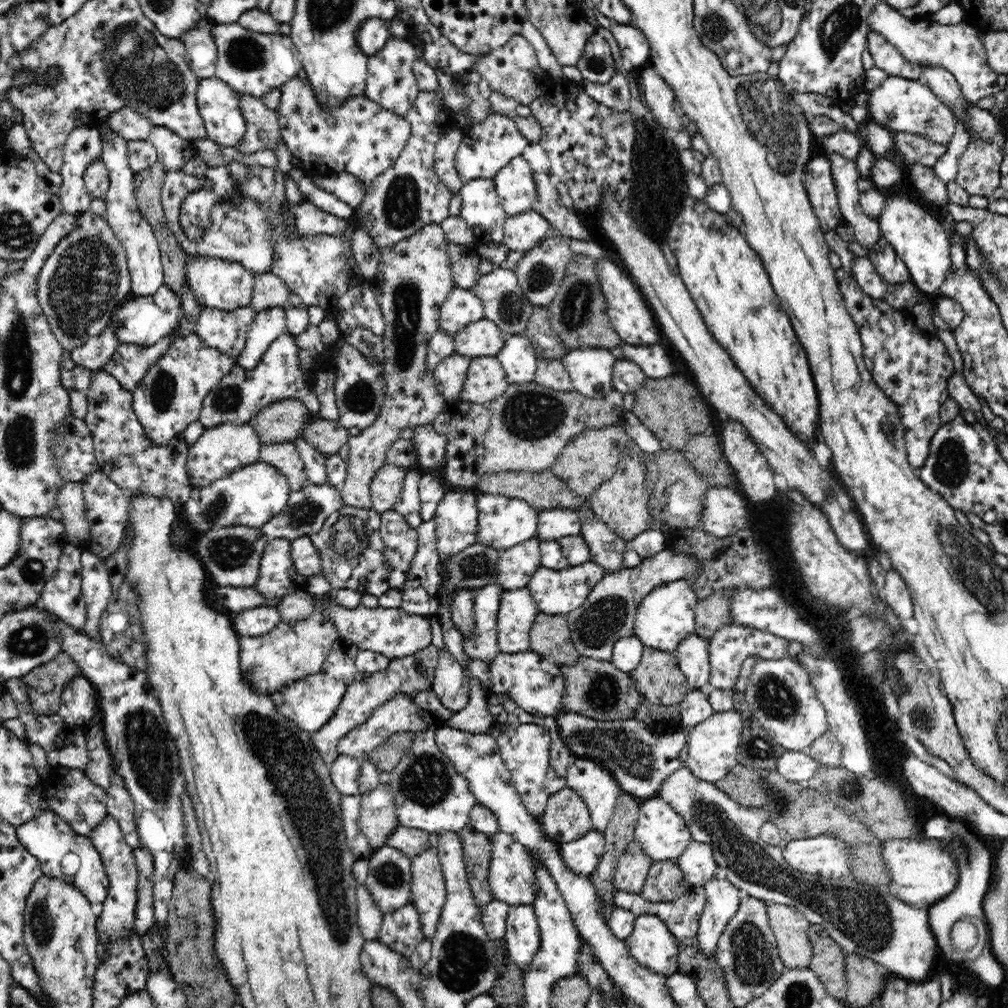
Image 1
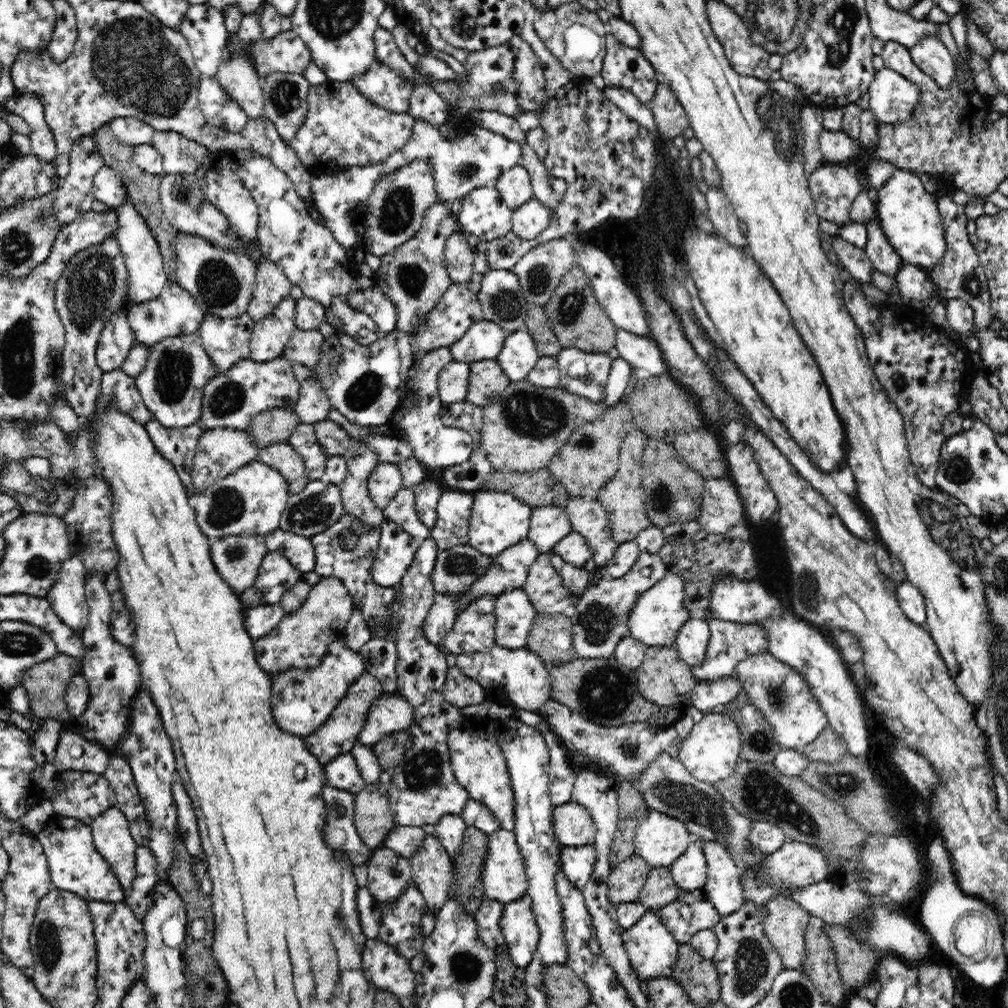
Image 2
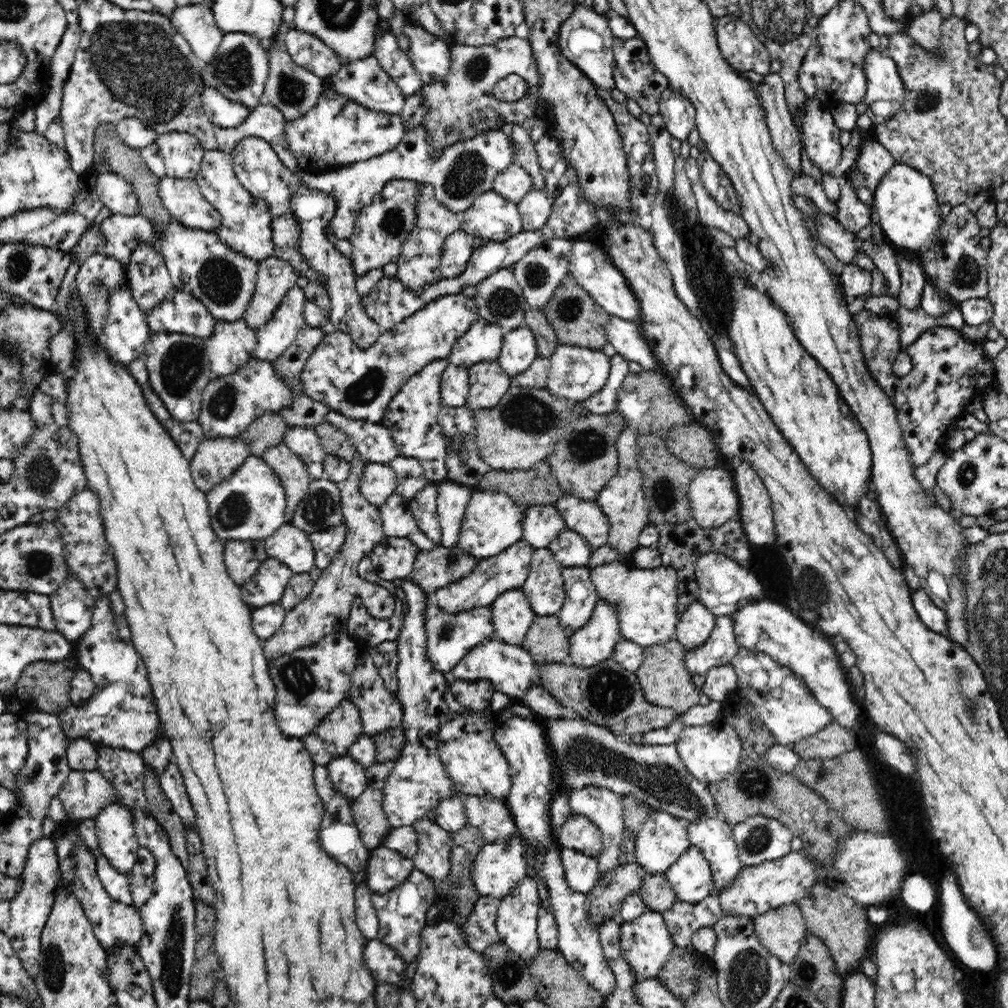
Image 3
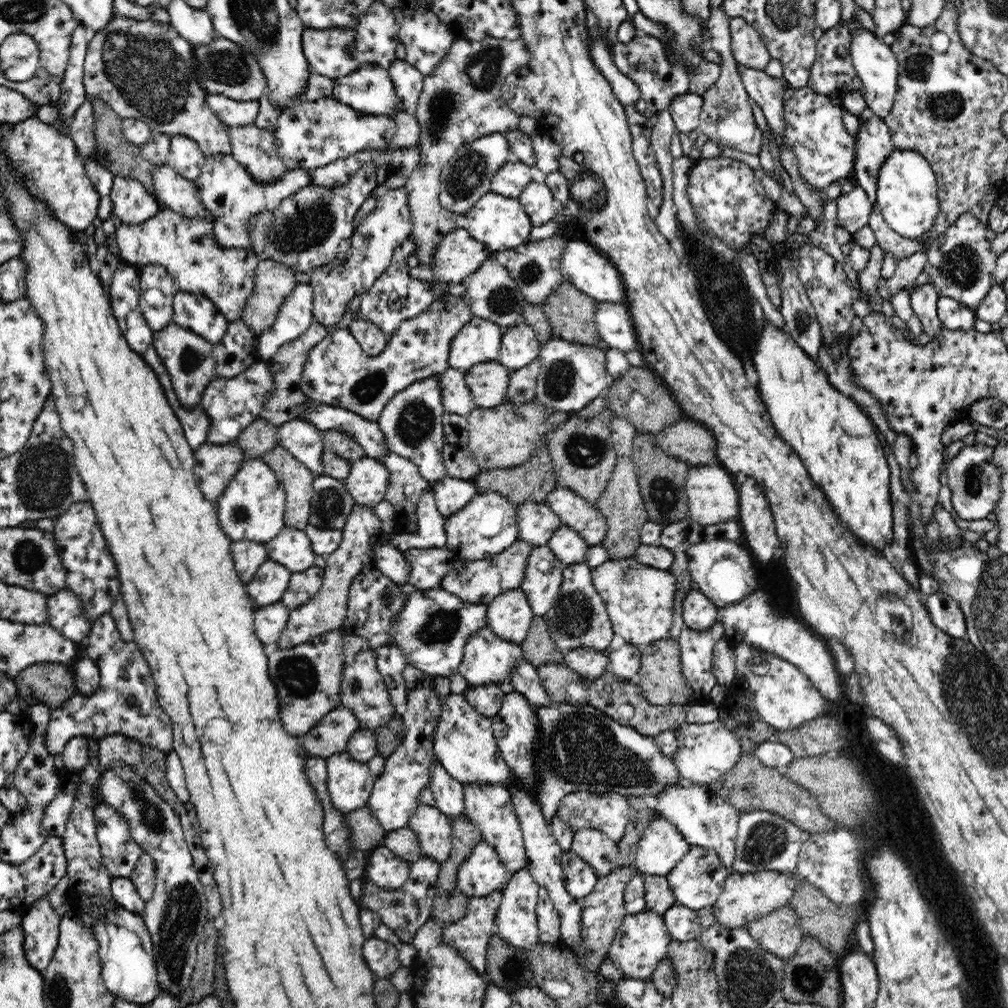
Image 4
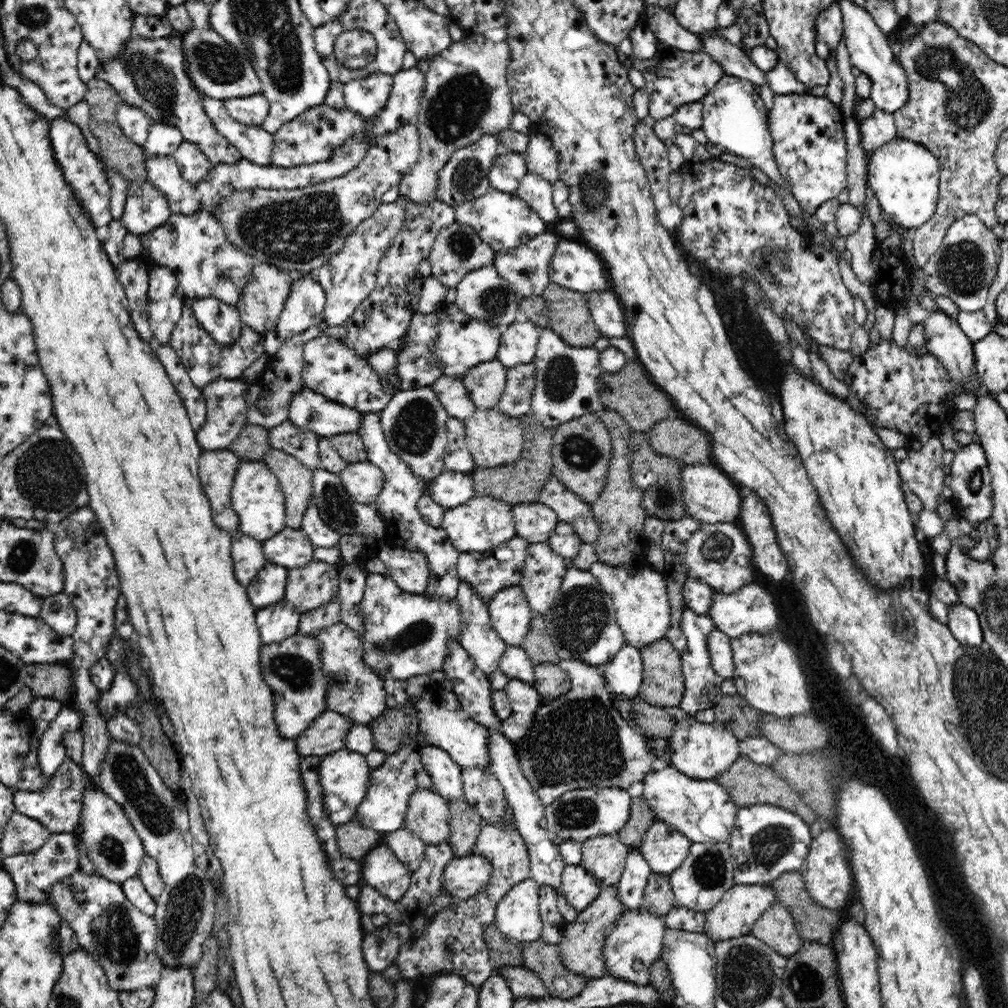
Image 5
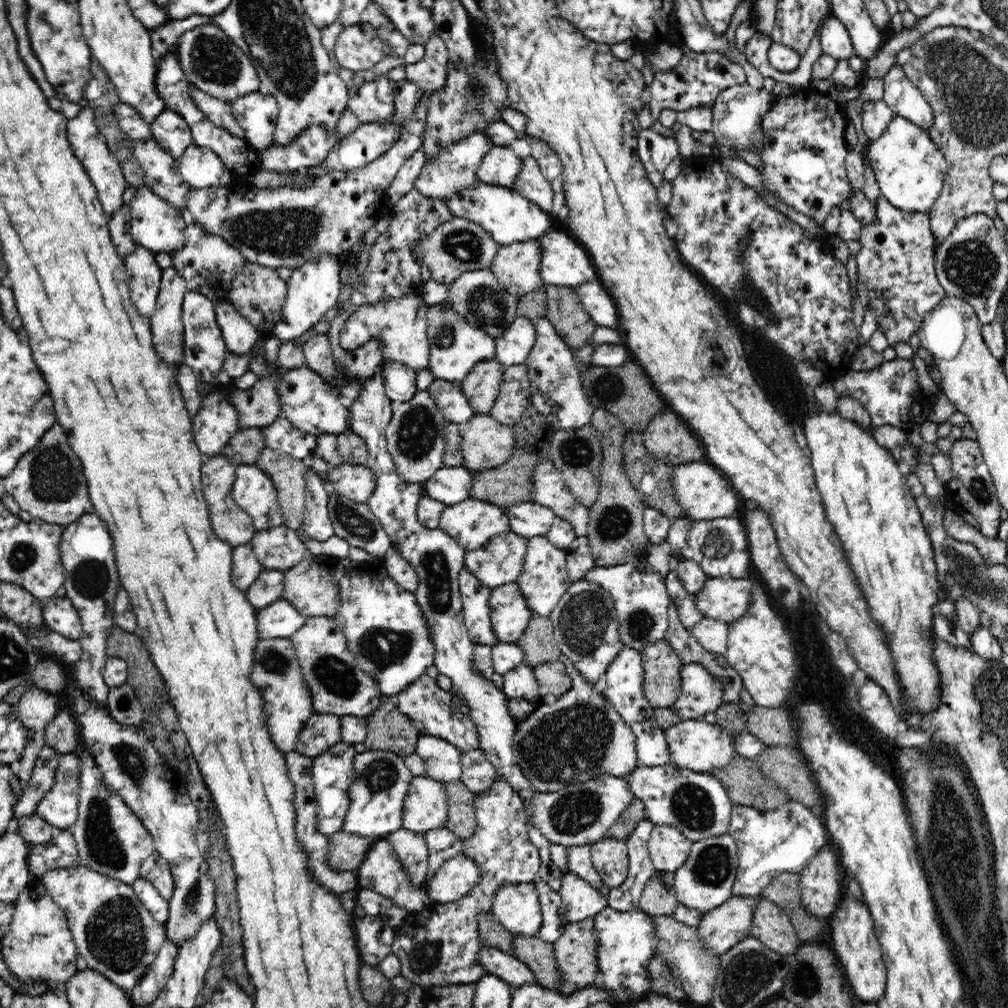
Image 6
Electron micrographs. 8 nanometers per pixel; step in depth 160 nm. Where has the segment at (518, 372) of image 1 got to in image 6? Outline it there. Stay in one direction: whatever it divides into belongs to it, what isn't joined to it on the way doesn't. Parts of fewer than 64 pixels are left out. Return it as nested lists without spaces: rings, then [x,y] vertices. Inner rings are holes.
[[[518,316],[506,331],[495,339],[495,360],[505,367],[525,365],[536,338],[534,323],[528,318]]]

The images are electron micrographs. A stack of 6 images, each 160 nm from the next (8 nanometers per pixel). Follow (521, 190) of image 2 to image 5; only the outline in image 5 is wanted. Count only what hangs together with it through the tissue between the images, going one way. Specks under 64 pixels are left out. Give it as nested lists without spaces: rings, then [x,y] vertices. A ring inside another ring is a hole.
[[[520,152],[500,155],[488,173],[489,185],[500,192],[516,194],[520,179],[528,172]]]

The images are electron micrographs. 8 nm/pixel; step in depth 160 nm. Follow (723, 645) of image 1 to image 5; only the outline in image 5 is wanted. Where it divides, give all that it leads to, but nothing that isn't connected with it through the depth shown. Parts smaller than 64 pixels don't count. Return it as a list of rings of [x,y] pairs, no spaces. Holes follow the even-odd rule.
[[[686,609],[681,620],[681,629],[686,637],[686,648],[680,653],[685,686],[679,707],[692,717],[698,710],[713,709],[716,706],[717,700],[722,696],[720,684],[723,679],[714,671],[708,650],[707,638],[716,629],[715,622],[709,615],[700,616]]]

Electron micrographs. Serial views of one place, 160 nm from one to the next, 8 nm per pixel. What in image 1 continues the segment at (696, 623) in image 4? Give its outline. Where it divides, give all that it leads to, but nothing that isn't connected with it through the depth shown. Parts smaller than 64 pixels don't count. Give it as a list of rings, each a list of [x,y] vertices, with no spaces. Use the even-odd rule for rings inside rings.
[[[696,633],[687,636],[674,653],[678,666],[686,678],[690,690],[707,690],[711,666],[709,663],[709,642]]]

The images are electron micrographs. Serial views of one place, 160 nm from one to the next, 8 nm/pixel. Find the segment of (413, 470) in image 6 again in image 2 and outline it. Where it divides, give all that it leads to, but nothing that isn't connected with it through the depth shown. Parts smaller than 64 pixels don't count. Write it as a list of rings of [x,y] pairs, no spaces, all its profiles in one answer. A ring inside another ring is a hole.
[[[441,347],[420,356],[418,366],[411,370],[408,379],[408,389],[412,391],[412,397],[416,397],[416,404],[409,409],[398,409],[393,412],[387,425],[390,430],[397,431],[395,436],[404,439],[414,449],[414,458],[418,460],[427,471],[436,470],[438,467],[447,467],[464,463],[471,458],[472,437],[470,433],[456,430],[442,424],[439,414],[443,404],[439,398],[438,378],[442,371],[450,362],[453,362],[452,350],[450,347]]]

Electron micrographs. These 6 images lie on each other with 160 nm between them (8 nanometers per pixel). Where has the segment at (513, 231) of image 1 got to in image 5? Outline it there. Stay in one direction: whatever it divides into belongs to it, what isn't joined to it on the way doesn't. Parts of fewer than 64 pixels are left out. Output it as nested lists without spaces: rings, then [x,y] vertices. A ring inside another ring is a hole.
[[[529,171],[520,179],[516,194],[547,225],[560,218],[553,203],[552,184],[538,173]]]

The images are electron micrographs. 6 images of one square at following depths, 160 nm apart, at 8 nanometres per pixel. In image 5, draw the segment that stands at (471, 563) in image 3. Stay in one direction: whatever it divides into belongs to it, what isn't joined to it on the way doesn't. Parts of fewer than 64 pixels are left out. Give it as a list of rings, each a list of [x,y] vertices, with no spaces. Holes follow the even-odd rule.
[[[385,543],[378,549],[377,555],[403,591],[414,594],[426,592],[431,572],[424,552],[406,550]]]

